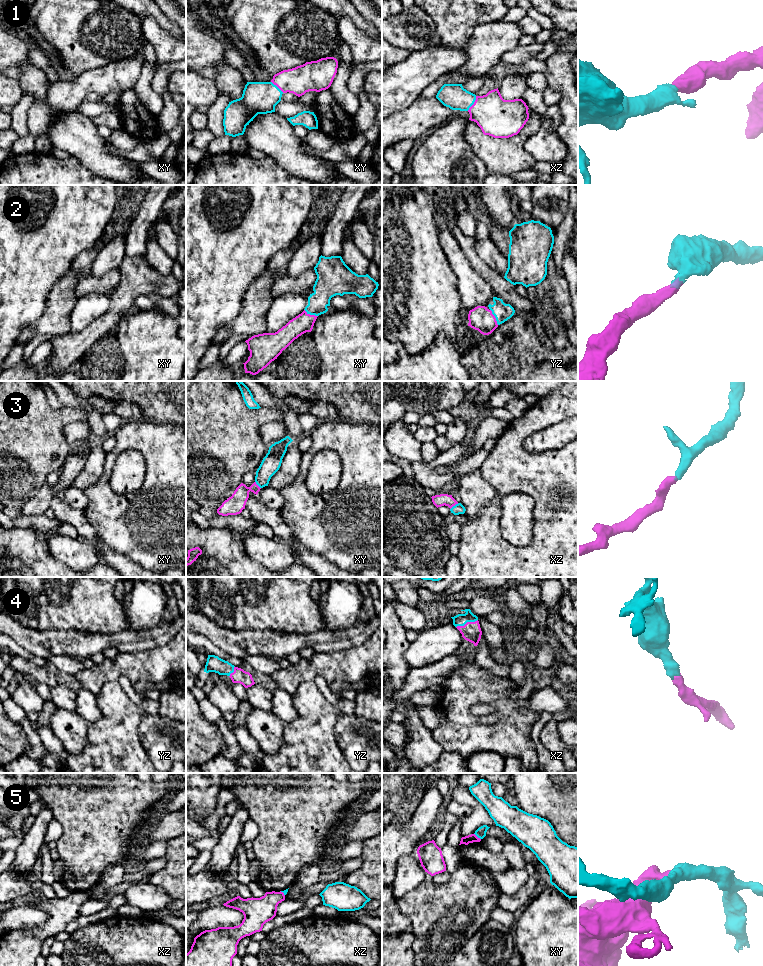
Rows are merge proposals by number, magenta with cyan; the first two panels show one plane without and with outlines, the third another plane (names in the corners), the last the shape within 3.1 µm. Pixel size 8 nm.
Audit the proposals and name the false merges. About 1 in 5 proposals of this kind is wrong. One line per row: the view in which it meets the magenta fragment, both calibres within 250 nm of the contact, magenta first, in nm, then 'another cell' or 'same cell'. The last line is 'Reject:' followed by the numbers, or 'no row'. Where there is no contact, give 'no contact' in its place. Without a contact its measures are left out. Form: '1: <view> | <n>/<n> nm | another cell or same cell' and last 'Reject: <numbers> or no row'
1: xz | 320/200 nm | same cell
2: yz | 190/140 nm | same cell
3: xz | 100/80 nm | same cell
4: xz | 160/100 nm | same cell
5: xy | 70/80 nm | another cell
Reject: 5

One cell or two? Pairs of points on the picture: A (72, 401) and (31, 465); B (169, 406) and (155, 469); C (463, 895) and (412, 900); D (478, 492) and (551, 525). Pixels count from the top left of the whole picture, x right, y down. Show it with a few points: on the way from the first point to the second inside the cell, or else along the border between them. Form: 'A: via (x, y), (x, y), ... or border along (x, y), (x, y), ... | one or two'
A: border along (65, 406), (73, 406), (75, 408) | two
B: border along (144, 419), (173, 422), (175, 424) | two
C: via (450, 899), (425, 900) | one
D: border along (483, 477), (494, 489), (495, 496), (477, 515) | two

